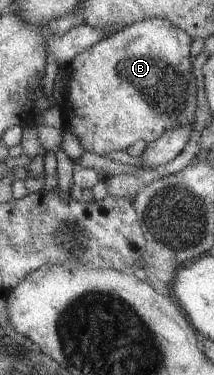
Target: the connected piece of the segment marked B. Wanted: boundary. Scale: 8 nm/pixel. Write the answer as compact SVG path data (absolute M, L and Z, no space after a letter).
M146 18L125 27L123 30L77 54L69 65L70 81L66 83L65 107L68 109L66 114L68 127L80 138L85 151L104 156L106 153L112 153L112 151L128 149L130 145L134 145L140 139L143 139L146 143L155 142L167 131L173 130L175 127L179 128L194 123L196 109L198 109L198 81L196 81L196 75L194 75L194 65L192 65L194 63L192 41L193 37L188 35L187 31L176 27L169 19Z

